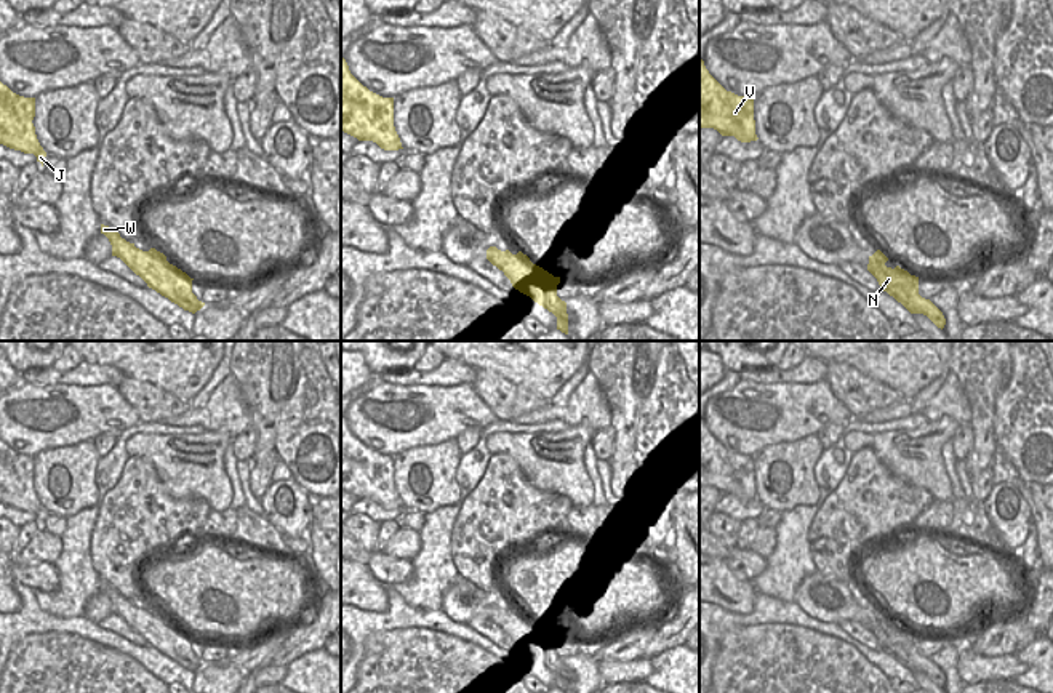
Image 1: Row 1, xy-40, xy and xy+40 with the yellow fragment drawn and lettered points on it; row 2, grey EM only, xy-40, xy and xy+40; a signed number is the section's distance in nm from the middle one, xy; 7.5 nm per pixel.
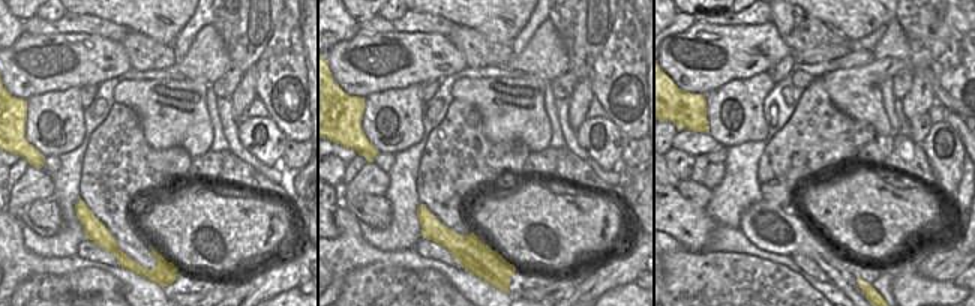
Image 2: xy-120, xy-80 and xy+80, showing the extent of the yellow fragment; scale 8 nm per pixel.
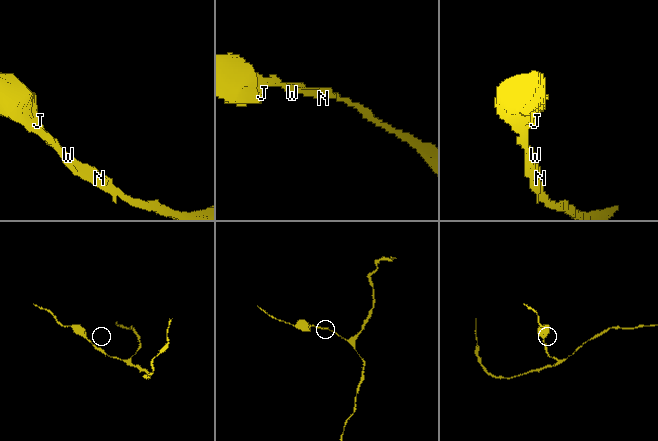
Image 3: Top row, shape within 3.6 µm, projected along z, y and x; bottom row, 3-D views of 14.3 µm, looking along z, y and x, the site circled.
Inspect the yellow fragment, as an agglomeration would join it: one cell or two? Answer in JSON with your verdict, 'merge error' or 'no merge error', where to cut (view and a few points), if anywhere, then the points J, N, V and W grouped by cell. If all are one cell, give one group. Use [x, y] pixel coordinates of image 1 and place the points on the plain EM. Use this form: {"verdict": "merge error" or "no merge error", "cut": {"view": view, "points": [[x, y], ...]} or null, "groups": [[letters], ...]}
{"verdict": "no merge error", "cut": null, "groups": [["J", "N", "V", "W"]]}

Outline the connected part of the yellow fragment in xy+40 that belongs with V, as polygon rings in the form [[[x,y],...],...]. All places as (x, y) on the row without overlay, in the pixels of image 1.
[[[699,418],[699,487],[714,487],[741,501],[757,499],[754,456],[727,450]]]

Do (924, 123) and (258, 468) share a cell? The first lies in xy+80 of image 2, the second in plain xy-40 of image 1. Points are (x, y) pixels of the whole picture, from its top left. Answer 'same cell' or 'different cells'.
same cell

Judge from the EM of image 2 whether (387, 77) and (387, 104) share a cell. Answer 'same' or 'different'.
different

